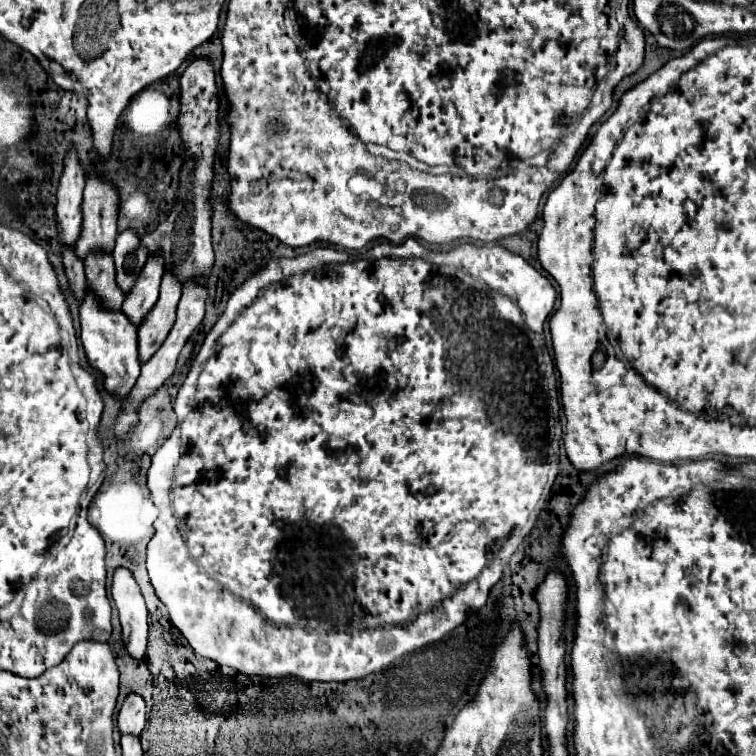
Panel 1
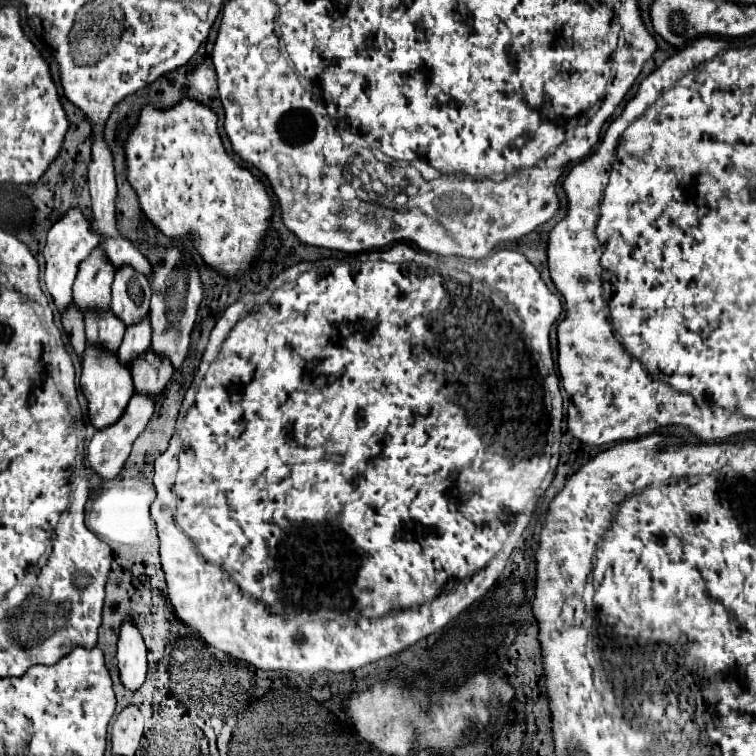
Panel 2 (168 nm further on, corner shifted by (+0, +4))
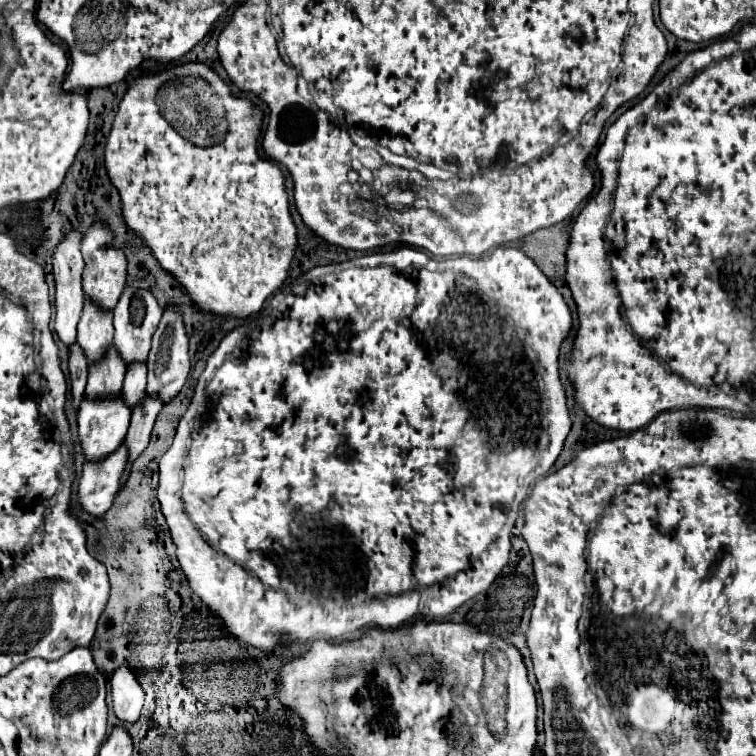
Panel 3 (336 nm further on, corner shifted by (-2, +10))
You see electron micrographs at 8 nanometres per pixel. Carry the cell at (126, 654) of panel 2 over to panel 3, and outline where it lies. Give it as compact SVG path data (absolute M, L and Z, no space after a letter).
M123 663L111 677L111 697L113 711L121 723L135 723L139 719L145 693L127 663Z

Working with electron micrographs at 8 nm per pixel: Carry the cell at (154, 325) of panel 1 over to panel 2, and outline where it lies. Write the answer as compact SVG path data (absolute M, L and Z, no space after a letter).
M153 347L143 351L131 361L135 391L147 391L159 395L173 375L173 365L165 355L159 355Z

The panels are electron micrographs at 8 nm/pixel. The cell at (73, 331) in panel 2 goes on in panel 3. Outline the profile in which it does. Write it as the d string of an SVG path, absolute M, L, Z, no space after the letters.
M77 343L71 347L71 355L69 355L69 371L71 371L71 395L73 395L73 407L75 407L75 411L79 411L79 405L81 405L81 401L83 401L83 393L85 393L85 385L87 385L87 363L85 363L83 351L79 349Z

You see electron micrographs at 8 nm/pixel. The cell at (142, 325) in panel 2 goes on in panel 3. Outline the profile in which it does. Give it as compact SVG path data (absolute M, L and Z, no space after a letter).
M131 365L125 375L125 385L123 385L123 401L127 403L129 409L135 409L139 401L145 399L145 385L147 385L147 369L145 365Z

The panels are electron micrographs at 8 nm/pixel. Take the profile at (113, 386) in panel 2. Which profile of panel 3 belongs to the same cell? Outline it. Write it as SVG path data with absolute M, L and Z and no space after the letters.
M85 397L79 409L79 439L85 461L99 463L107 459L111 453L115 453L123 443L129 419L131 419L131 409L127 409L121 397L117 401L87 401Z

